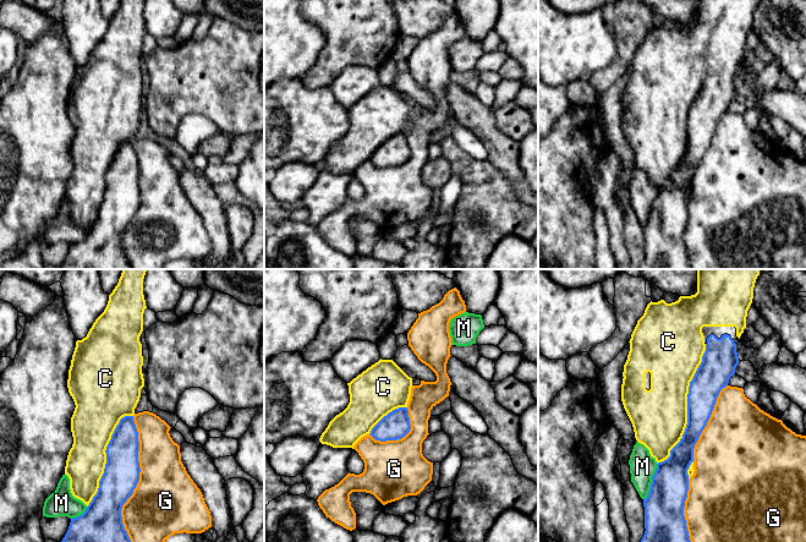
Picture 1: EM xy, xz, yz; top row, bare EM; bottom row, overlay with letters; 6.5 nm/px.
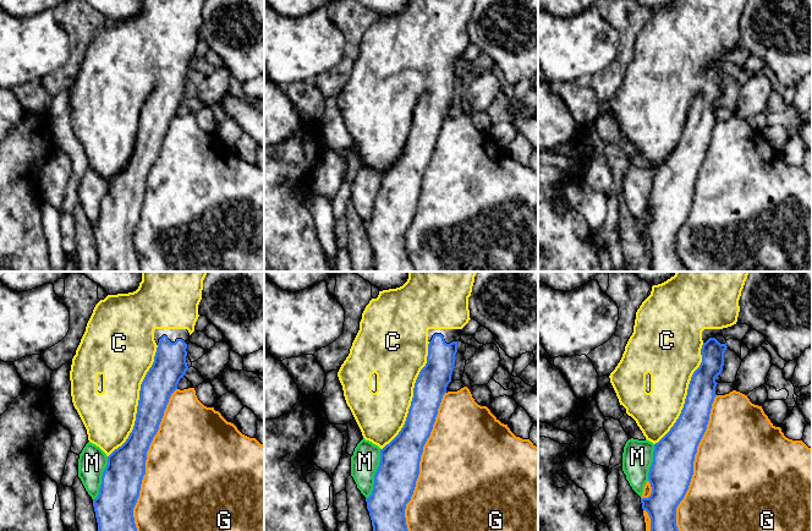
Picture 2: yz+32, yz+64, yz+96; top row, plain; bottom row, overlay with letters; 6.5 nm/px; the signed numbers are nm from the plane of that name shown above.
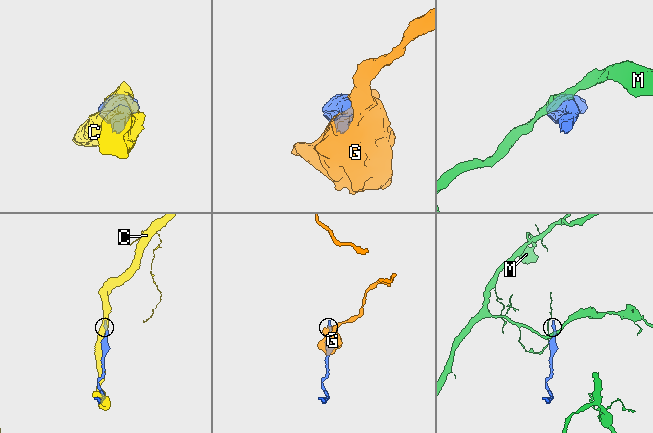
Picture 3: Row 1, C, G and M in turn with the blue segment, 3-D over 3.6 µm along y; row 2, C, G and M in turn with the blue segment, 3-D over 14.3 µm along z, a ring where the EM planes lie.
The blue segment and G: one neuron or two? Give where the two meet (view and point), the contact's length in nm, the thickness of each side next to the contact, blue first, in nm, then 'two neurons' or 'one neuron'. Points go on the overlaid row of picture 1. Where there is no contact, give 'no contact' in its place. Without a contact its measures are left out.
xy (138, 478) | 800 nm | 240/440 nm | two neurons

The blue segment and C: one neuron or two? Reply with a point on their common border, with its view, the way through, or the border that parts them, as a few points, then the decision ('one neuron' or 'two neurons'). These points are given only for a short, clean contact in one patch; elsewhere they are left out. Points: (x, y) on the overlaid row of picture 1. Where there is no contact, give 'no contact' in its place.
yz (687, 406) | one neuron

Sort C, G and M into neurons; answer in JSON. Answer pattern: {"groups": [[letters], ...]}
{"groups": [["C"], ["G"], ["M"]]}

